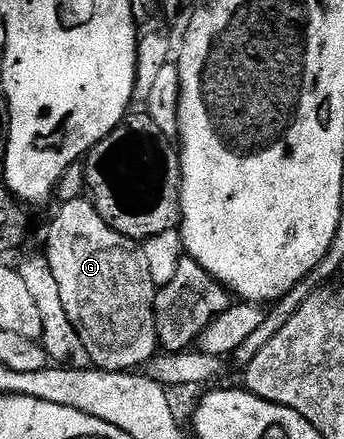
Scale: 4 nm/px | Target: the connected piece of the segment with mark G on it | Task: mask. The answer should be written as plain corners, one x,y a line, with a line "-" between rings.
81,198
66,202
57,207
56,217
48,228
48,249
46,255
50,270
58,281
58,290
62,293
62,303
74,330
82,338
90,354
93,365
105,372
126,372
147,365
158,352
156,338
156,294
157,286
150,274
150,265
146,263
146,254
137,241
118,234
117,230
102,220
91,200

